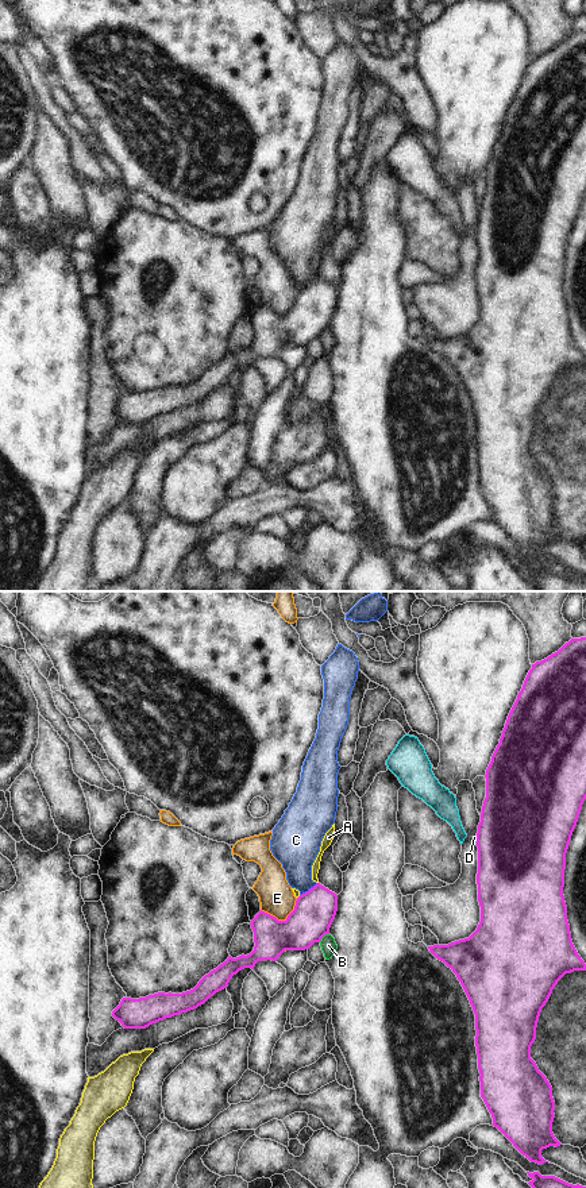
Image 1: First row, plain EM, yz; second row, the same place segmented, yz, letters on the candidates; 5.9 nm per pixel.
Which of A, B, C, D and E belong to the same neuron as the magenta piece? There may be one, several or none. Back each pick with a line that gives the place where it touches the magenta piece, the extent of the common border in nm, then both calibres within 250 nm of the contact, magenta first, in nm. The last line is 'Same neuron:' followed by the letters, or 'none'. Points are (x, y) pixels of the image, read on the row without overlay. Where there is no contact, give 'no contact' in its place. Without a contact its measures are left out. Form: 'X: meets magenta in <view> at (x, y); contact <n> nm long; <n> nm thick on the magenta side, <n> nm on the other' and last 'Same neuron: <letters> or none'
Same neuron: none

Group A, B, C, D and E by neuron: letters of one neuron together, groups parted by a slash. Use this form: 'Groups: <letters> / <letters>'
Groups: A B / C / D / E.

